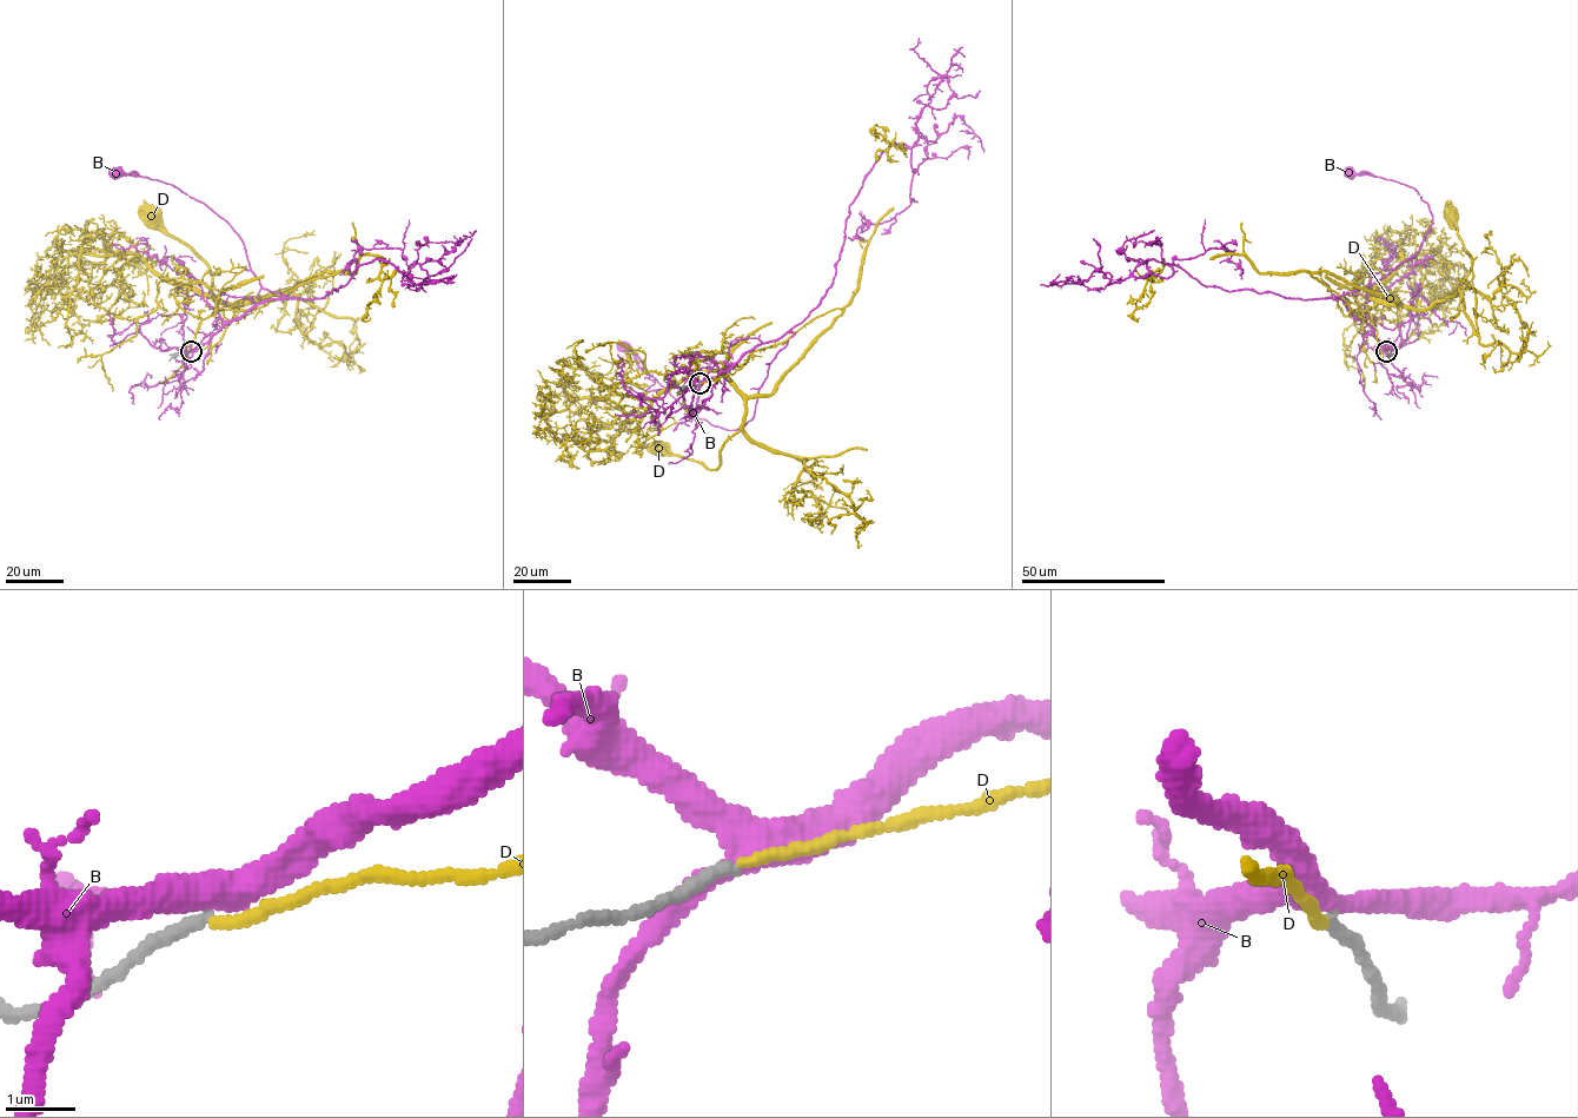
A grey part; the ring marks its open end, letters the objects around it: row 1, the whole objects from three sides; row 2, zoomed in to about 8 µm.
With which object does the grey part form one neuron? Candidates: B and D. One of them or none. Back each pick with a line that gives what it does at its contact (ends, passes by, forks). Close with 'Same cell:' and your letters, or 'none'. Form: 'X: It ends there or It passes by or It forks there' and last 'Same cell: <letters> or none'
D: It ends there
Same cell: D

